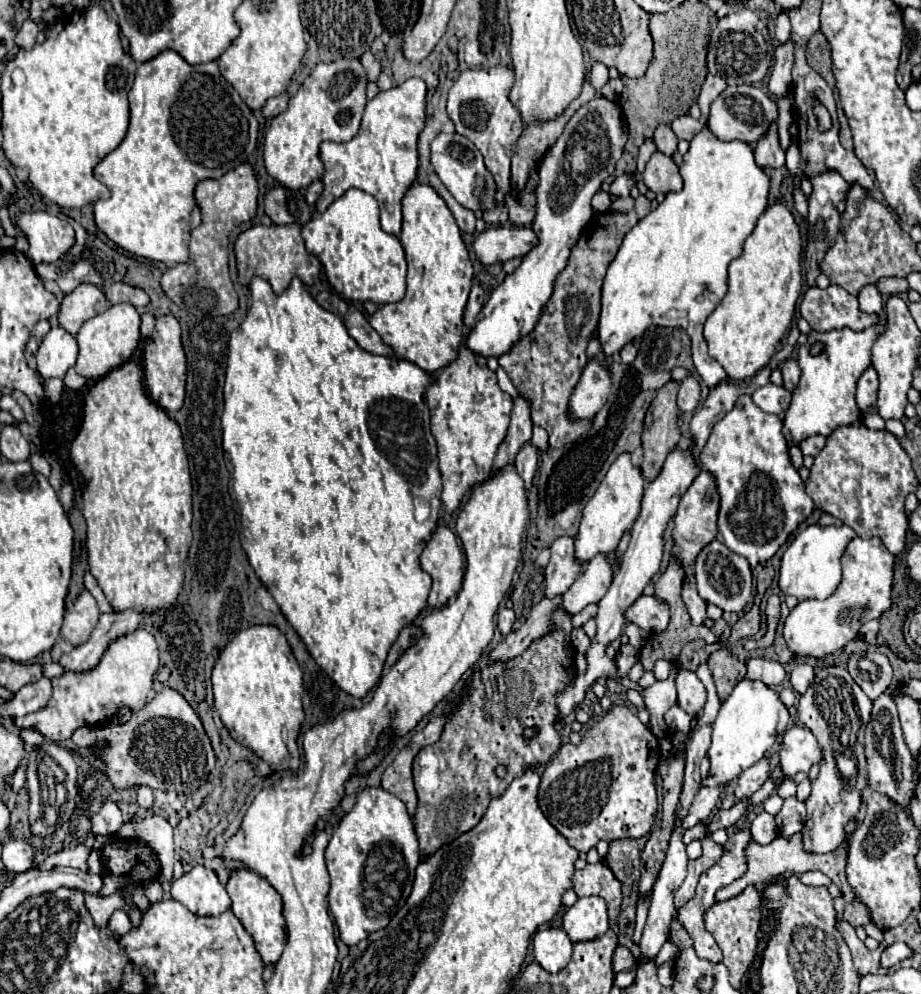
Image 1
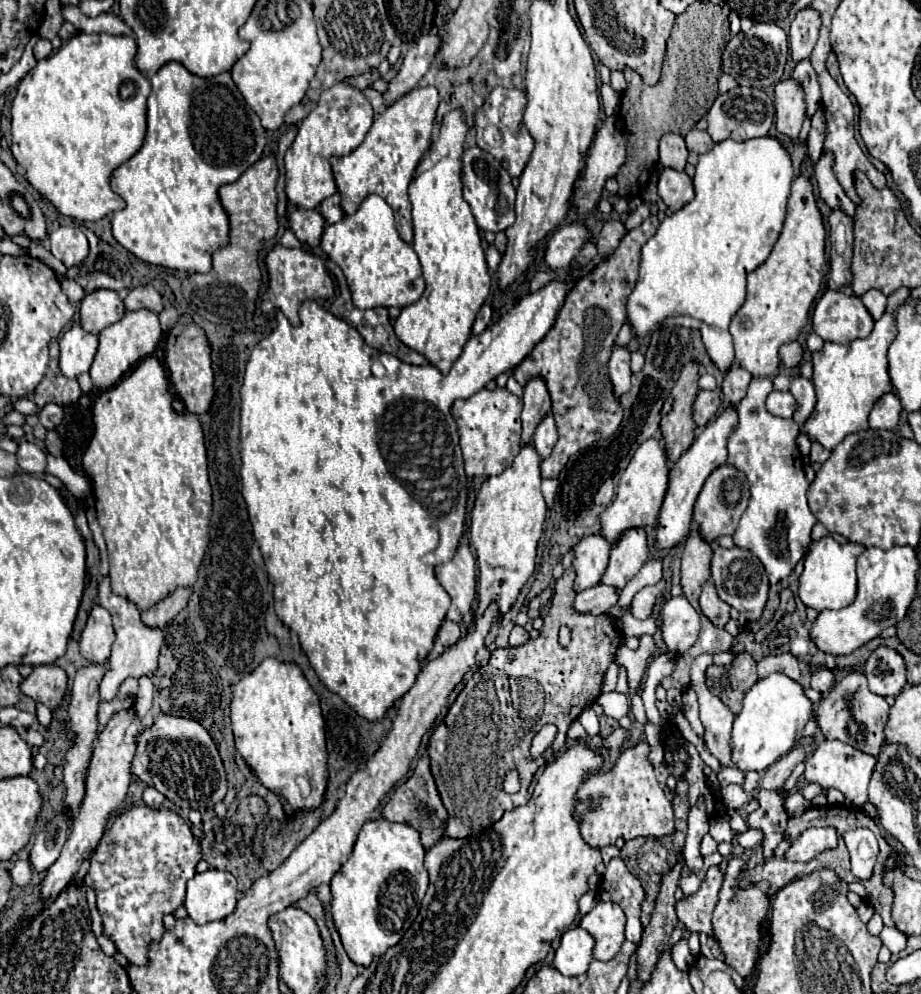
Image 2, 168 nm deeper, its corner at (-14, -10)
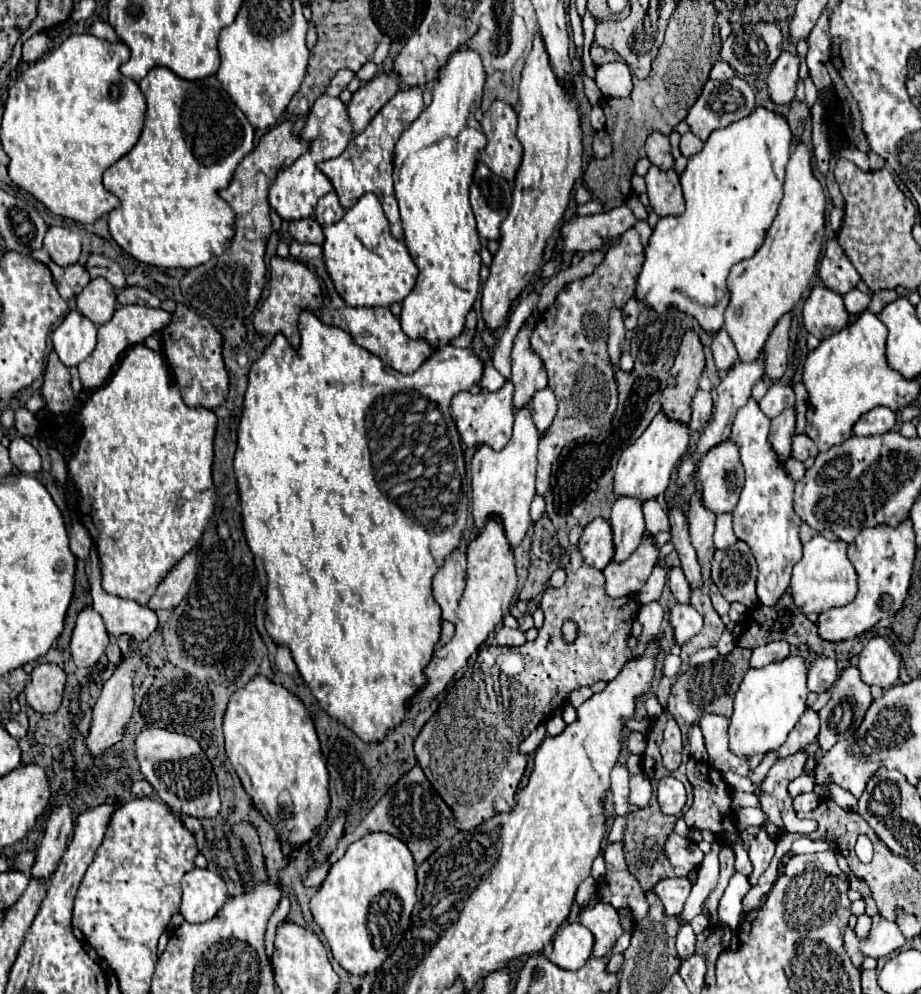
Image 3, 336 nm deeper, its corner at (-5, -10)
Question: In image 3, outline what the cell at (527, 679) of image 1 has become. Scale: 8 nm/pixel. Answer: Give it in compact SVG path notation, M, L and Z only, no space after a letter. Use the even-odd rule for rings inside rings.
M575 526L569 532L569 564L565 566L567 580L561 588L549 586L543 592L541 608L545 612L545 624L539 630L535 642L525 642L519 646L519 654L525 660L525 670L517 676L507 676L497 666L497 650L495 646L481 646L479 656L465 674L455 680L455 684L447 690L445 700L439 704L439 710L429 718L415 740L417 762L423 768L427 780L445 800L455 816L455 826L459 830L471 830L495 814L511 812L515 808L515 790L523 778L529 756L519 752L519 744L541 724L547 722L553 712L563 710L569 704L569 694L581 686L593 686L599 680L611 682L623 668L623 664L631 658L631 650L627 648L627 638L631 634L631 622L637 616L637 600L631 598L607 598L603 592L603 574L599 570L591 570L581 558L577 550L577 542L581 538L583 528ZM563 620L573 620L577 624L575 642L567 642L563 638L561 626Z

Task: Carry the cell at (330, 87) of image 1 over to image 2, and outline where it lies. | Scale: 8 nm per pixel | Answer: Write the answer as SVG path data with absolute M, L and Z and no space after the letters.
M346 84L322 92L318 106L300 122L298 136L284 156L286 196L294 206L312 210L336 192L336 182L330 168L330 156L346 156L358 148L374 122L374 110L360 90Z

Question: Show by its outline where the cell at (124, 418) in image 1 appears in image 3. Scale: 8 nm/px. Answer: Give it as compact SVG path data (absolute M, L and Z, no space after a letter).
M139 344L133 346L127 356L123 358L121 366L117 368L117 372L113 374L113 378L101 386L91 398L89 402L83 406L81 410L81 424L83 424L83 436L79 442L78 450L69 460L69 476L75 482L75 486L81 492L81 522L83 526L89 530L93 544L97 546L99 552L99 560L101 560L101 572L103 572L103 590L107 594L119 596L119 598L129 598L135 600L137 604L145 606L149 602L149 598L155 594L159 582L169 574L169 570L187 554L193 550L193 546L201 540L203 530L213 514L213 506L215 506L215 486L211 480L211 462L213 462L213 436L215 436L215 414L207 408L187 408L181 400L179 388L177 384L171 380L169 376L169 366L165 364L163 356L159 352L149 350L147 346Z

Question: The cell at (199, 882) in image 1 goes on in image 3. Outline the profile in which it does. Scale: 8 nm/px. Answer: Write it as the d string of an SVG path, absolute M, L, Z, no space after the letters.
M193 868L181 880L181 914L187 922L207 922L223 906L227 898L225 882L201 868Z

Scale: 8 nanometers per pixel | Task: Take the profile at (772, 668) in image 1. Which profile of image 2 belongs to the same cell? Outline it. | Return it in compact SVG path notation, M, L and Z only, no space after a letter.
M782 652L782 654L770 654L770 656L762 658L758 662L758 676L766 678L772 672L784 672L792 680L798 680L800 678L800 668L798 668L796 656L792 656L788 652Z

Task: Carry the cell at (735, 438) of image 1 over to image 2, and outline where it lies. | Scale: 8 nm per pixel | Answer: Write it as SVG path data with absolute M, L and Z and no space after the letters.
M752 378L746 396L738 404L740 420L728 440L728 464L742 470L750 482L750 506L732 534L734 542L740 548L752 550L764 564L770 584L778 584L790 576L806 554L812 542L810 530L816 524L816 516L806 502L810 482L804 478L804 466L796 446L800 426L794 420L776 418L764 408L770 392L770 378Z

